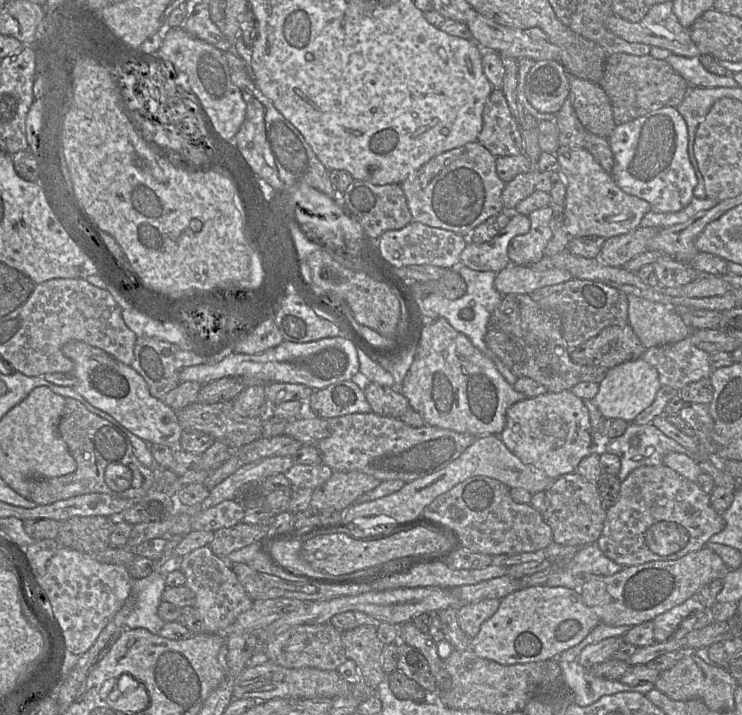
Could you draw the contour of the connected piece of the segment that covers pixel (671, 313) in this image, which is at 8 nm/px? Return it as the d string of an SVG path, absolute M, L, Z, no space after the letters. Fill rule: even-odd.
M632 294L627 295L627 298L628 322L646 349L678 342L690 335L692 330L675 311L675 308L671 308L662 303L652 302Z

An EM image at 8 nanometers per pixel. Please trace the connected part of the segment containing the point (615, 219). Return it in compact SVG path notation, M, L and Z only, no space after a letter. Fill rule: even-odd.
M559 146L556 156L559 172L566 183L564 230L571 237L599 236L605 239L640 227L651 205L644 199L624 192L585 148Z

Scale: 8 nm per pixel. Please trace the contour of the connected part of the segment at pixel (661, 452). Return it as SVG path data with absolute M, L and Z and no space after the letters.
M630 423L621 436L605 441L605 452L620 458L621 469L618 473L620 481L624 481L639 467L663 464L663 458L670 452L684 453L697 461L700 459L700 456L666 436L652 423L647 425Z

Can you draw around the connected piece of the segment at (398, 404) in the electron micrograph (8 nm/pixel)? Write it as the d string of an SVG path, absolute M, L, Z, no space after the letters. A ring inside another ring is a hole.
M369 382L364 393L372 412L381 416L400 418L410 407L409 401L400 392L400 387L397 387L395 382L393 387Z

